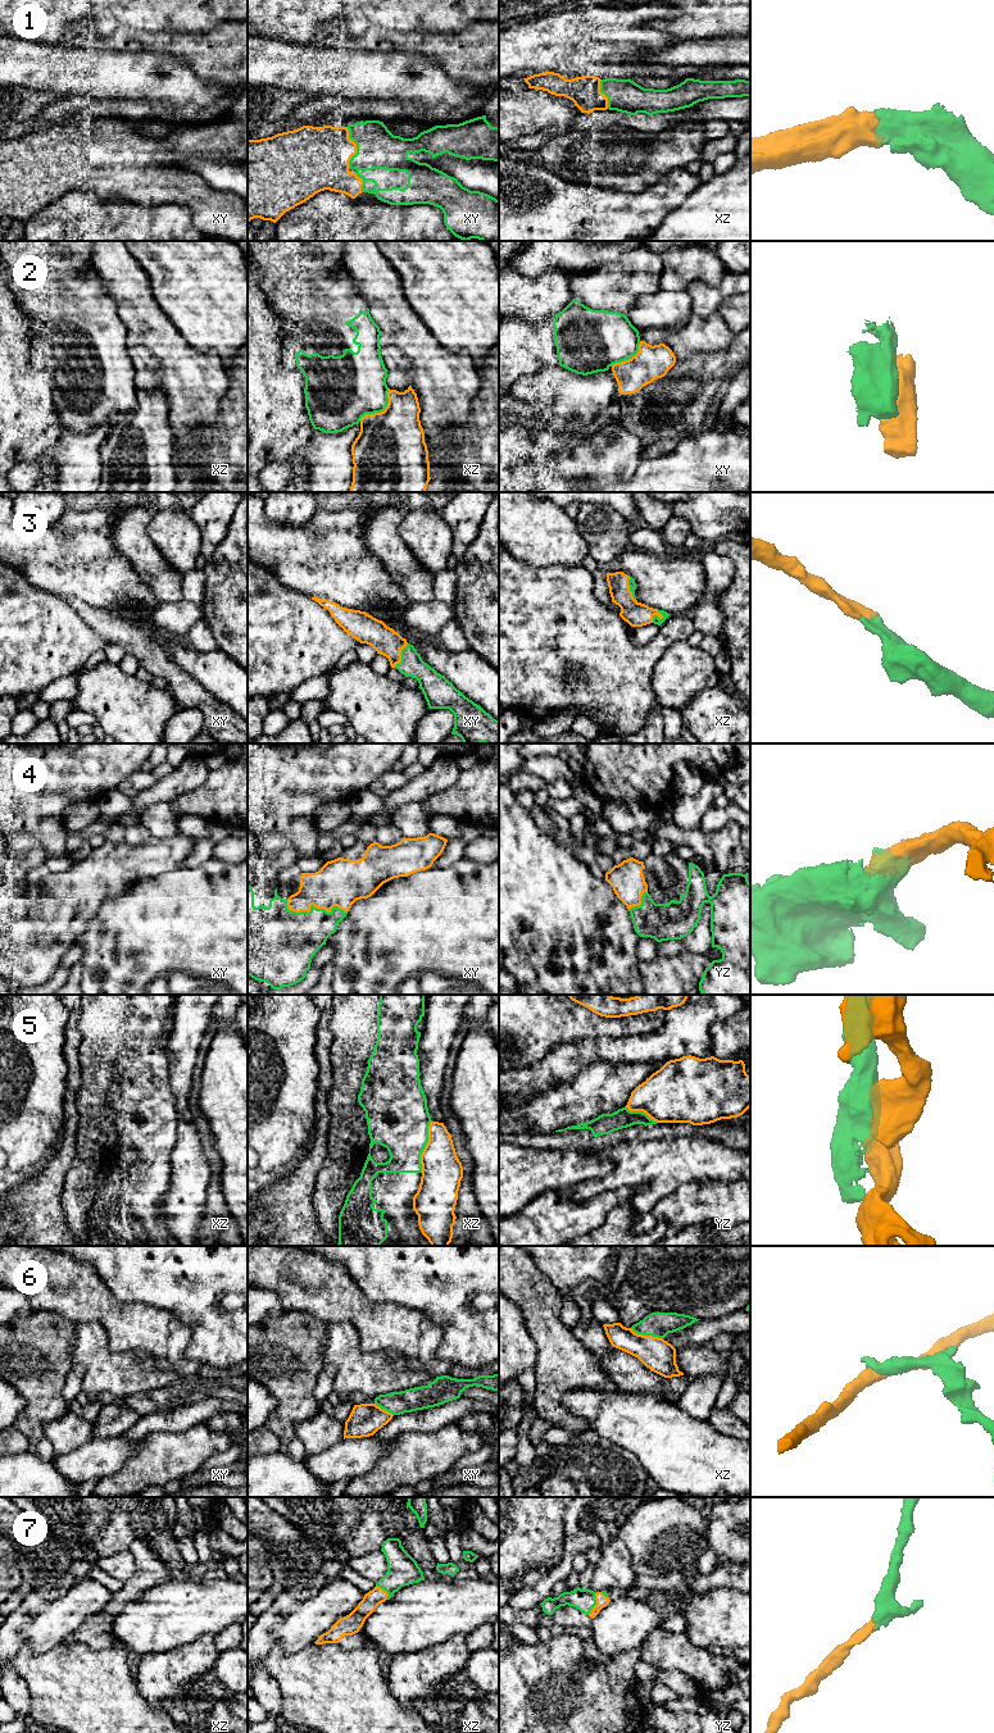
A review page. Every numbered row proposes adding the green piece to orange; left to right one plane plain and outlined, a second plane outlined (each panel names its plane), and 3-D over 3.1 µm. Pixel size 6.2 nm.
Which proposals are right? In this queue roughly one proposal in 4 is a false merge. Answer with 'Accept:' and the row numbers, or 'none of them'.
Accept: 1, 3, 4, 7

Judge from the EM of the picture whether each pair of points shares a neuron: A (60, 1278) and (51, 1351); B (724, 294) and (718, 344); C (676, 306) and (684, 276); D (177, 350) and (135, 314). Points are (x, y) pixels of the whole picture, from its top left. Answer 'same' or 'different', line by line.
A: different
B: different
C: different
D: same

